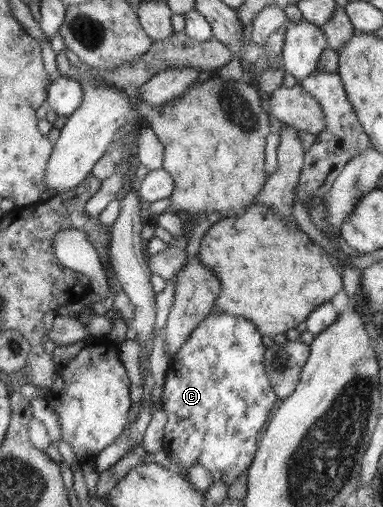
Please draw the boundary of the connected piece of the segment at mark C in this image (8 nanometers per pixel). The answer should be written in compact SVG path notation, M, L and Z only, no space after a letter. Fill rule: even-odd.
M211 312L193 329L181 350L169 362L161 400L162 410L167 415L163 450L169 457L179 458L185 466L204 466L212 474L214 482L231 484L249 468L257 450L257 434L278 399L266 375L266 347L261 341L262 336L257 327L245 318Z

